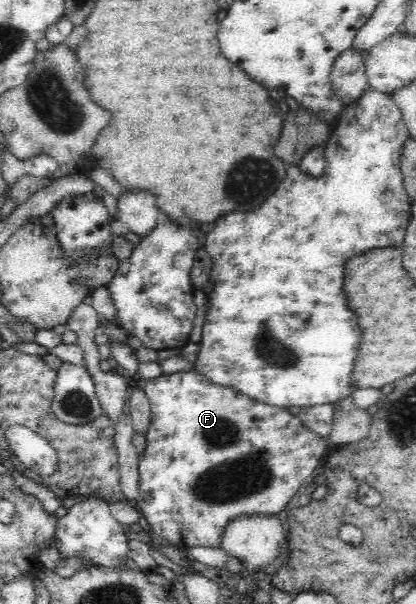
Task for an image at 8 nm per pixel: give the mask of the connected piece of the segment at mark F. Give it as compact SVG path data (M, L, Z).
M187 370L187 371L181 371L176 372L175 374L168 374L153 378L152 380L148 380L145 382L144 387L145 395L147 396L147 399L150 401L150 418L149 422L147 422L147 430L145 430L145 450L141 454L138 455L138 473L139 473L139 492L140 497L137 503L137 510L141 512L142 516L142 522L144 524L144 527L146 530L152 535L155 542L162 543L167 546L173 546L173 548L176 548L179 550L179 552L185 552L187 560L189 562L193 562L192 554L190 553L190 550L193 547L205 547L205 548L217 548L221 546L222 543L222 537L225 532L225 528L231 524L232 520L235 520L237 517L242 517L245 515L277 515L282 510L285 510L287 504L289 504L289 501L297 492L299 492L299 488L301 488L302 485L308 484L311 482L312 478L315 476L316 471L315 468L319 466L319 462L322 460L323 452L328 450L329 444L325 443L325 439L323 437L319 437L317 433L307 429L301 421L299 421L299 417L297 415L290 414L285 407L279 408L275 405L268 405L263 404L261 401L255 401L252 398L247 397L246 395L237 393L235 390L232 390L231 388L227 387L221 387L219 385L212 384L211 381L207 381L203 375L195 372L195 370Z

